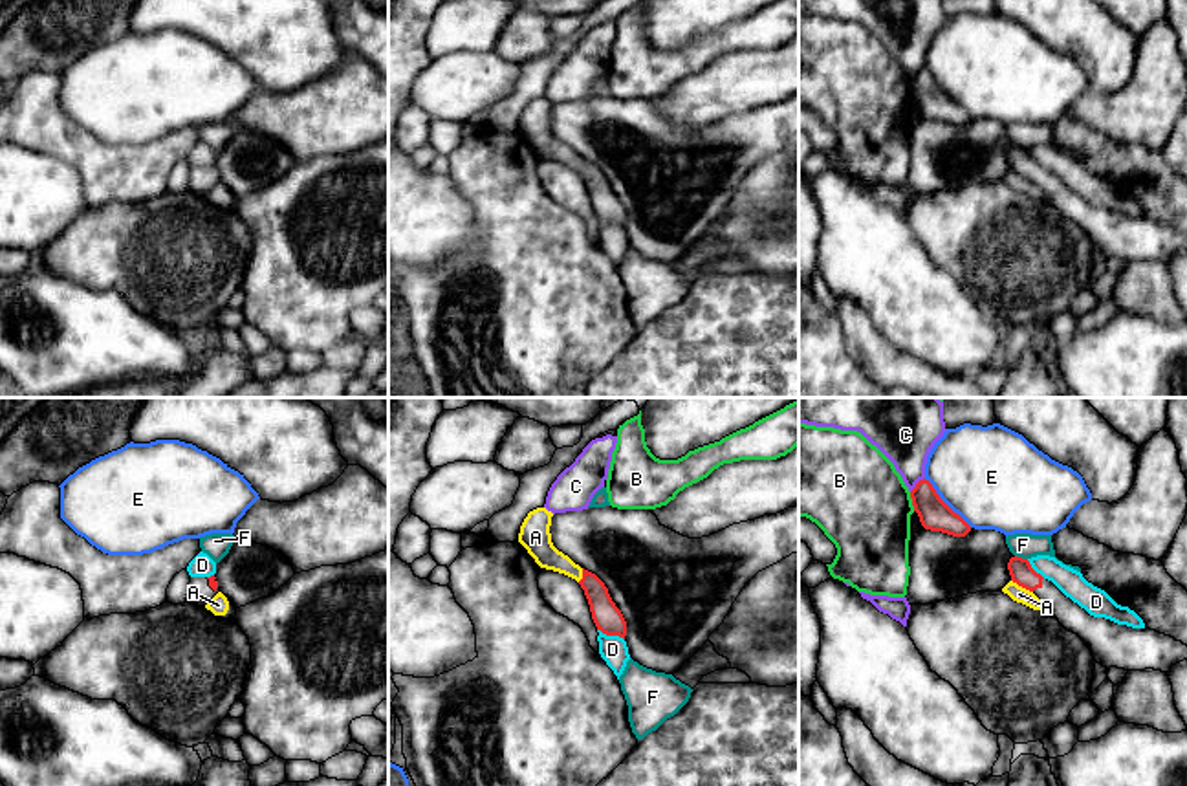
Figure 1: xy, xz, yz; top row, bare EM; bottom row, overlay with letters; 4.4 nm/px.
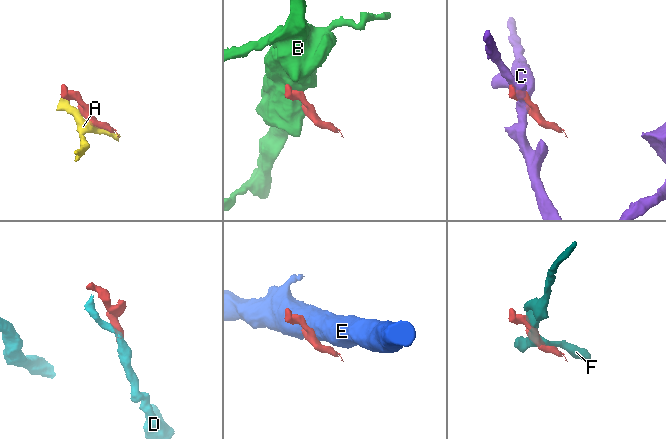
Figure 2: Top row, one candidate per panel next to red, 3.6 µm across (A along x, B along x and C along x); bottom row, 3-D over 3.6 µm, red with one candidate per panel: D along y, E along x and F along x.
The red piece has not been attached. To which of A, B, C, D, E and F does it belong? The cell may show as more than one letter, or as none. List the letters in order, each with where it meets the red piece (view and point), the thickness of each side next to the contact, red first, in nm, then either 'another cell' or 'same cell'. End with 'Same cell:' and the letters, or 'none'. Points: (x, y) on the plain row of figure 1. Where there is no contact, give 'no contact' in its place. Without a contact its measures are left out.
A: meets red in yz at (1023, 176); 100 nm thick on the red side, 70 nm on the other; another cell
B: meets red in yz at (913, 90); 140 nm thick on the red side, 420 nm on the other; another cell
C: meets red in yz at (916, 74); 140 nm thick on the red side, 240 nm on the other; another cell
D: meets red in xz at (610, 224); 120 nm thick on the red side, 120 nm on the other; another cell
E: meets red in yz at (944, 92); 140 nm thick on the red side, 440 nm on the other; another cell
F: meets red in yz at (1021, 147); 100 nm thick on the red side, 110 nm on the other; another cell
Same cell: none

